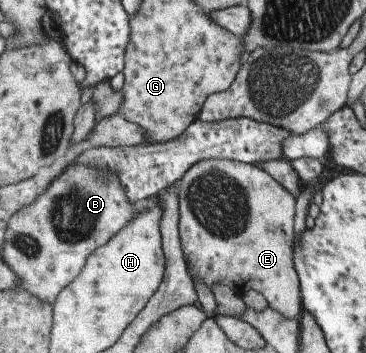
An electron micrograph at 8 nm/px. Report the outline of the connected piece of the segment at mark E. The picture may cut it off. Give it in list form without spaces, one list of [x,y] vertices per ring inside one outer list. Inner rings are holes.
[[[207,159],[199,161],[193,165],[181,180],[175,184],[179,193],[179,239],[181,239],[183,247],[183,255],[187,261],[187,271],[190,277],[199,277],[205,285],[213,288],[215,283],[223,283],[227,287],[234,289],[237,295],[243,295],[248,290],[254,290],[261,293],[268,306],[279,311],[285,319],[300,319],[302,316],[301,293],[299,279],[293,265],[293,241],[295,236],[295,213],[297,205],[297,195],[289,193],[281,183],[275,181],[267,171],[261,169],[257,164],[248,165],[235,160],[227,159]]]

